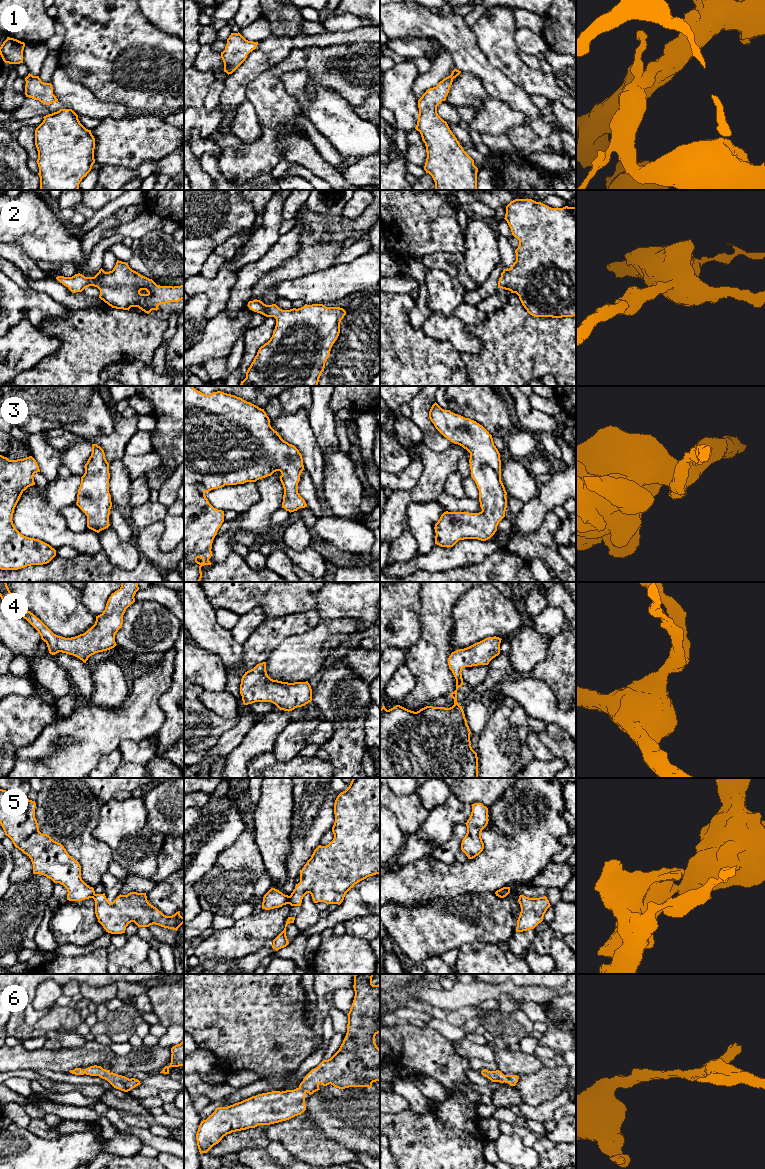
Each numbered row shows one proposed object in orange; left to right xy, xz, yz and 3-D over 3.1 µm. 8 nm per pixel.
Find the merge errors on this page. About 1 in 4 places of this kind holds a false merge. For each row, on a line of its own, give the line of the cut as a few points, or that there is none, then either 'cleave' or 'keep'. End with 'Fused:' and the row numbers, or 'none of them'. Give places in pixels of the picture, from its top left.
1: no cut; keep
2: no cut; keep
3: no cut; keep
4: no cut; keep
5: cut in xz along (288, 896), (289, 903); cleave
6: no cut; keep
Fused: 5

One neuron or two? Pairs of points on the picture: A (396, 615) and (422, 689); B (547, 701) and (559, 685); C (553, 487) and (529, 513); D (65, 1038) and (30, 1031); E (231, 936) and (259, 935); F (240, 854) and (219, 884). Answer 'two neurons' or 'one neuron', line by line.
A: two neurons
B: two neurons
C: one neuron
D: two neurons
E: one neuron
F: one neuron

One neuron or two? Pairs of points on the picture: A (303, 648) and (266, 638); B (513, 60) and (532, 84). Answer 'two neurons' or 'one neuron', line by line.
A: two neurons
B: one neuron

